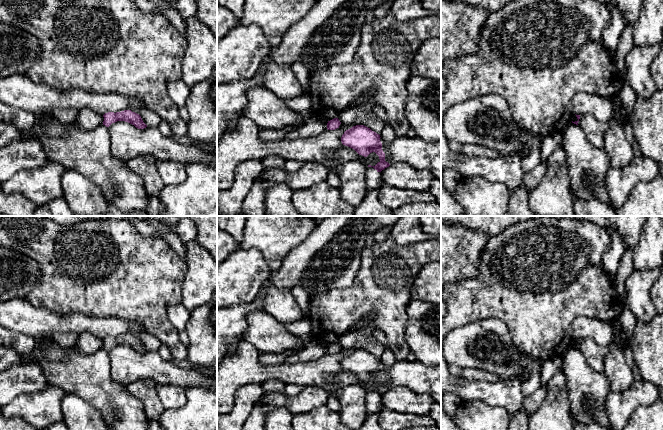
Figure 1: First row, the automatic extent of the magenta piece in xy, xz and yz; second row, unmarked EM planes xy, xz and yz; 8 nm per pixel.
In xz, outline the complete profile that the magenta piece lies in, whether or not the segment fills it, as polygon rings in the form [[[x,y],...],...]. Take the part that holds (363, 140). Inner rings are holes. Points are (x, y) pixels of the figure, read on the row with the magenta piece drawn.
[[[356,125],[344,132],[341,137],[341,142],[343,145],[354,149],[359,155],[364,157],[367,157],[370,153],[375,152],[379,156],[380,161],[375,166],[368,165],[368,167],[373,167],[377,172],[381,172],[385,168],[389,167],[390,164],[385,161],[385,153],[382,150],[380,138],[380,135],[372,131],[370,128],[364,125]]]

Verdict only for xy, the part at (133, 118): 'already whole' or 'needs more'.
already whole

